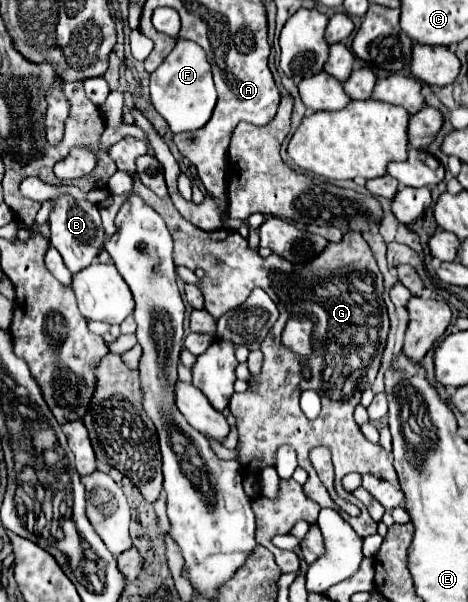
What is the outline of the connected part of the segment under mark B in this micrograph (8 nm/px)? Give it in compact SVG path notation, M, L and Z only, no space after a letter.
M61 193L51 201L53 201L53 209L49 215L51 245L61 253L69 271L77 273L93 263L93 259L99 253L99 247L105 241L105 233L101 227L101 217L99 217L97 205L93 205L85 199L73 199L69 193Z

